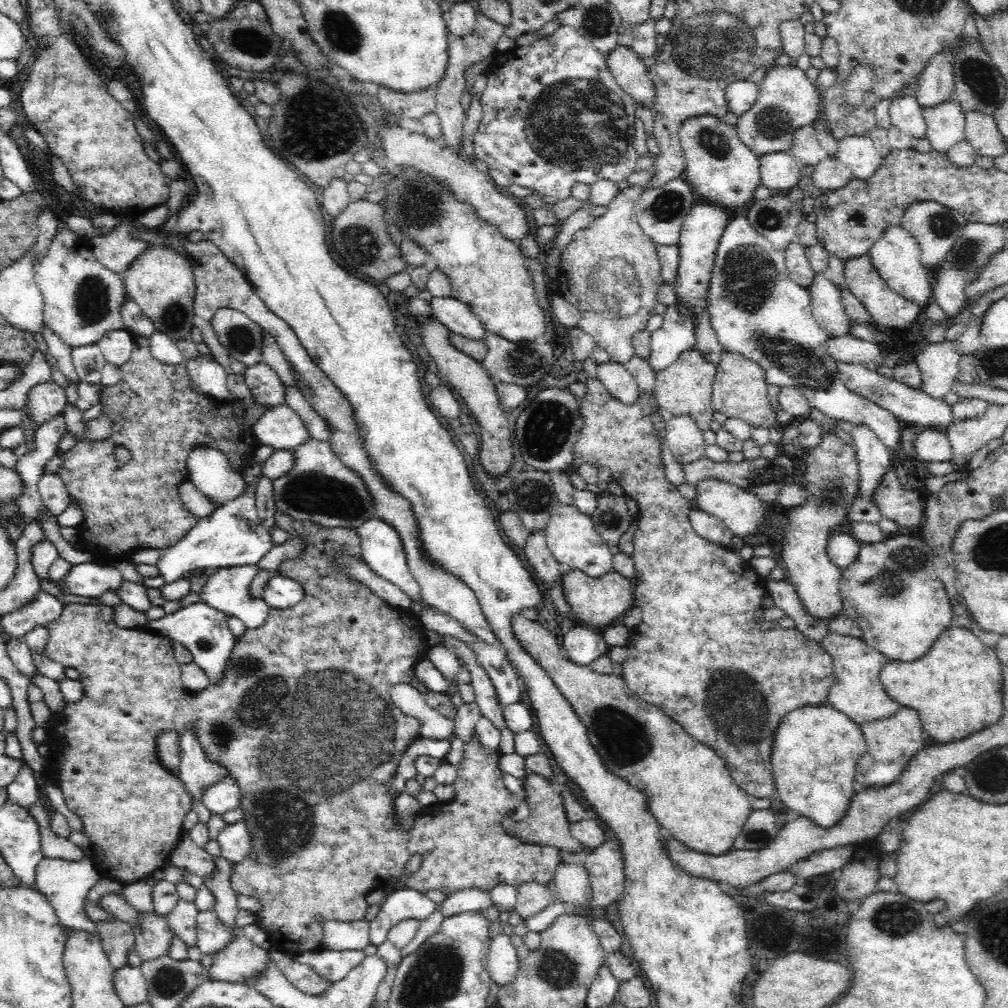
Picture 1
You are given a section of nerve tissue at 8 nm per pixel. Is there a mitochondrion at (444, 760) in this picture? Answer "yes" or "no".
no

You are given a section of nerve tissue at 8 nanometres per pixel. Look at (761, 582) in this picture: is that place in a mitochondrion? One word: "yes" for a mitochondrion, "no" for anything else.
no

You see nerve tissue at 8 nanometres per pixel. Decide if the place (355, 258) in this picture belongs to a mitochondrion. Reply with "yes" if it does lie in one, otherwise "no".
yes

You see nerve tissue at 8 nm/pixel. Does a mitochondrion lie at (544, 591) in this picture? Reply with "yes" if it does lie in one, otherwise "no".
no

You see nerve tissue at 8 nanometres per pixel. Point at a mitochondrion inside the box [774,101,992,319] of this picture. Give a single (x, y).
(965, 257)

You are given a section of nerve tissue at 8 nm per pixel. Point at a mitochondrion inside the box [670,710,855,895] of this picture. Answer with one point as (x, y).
(757, 838)

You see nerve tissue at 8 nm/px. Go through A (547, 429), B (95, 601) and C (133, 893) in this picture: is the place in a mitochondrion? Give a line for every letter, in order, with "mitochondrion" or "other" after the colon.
A: mitochondrion
B: other
C: other

